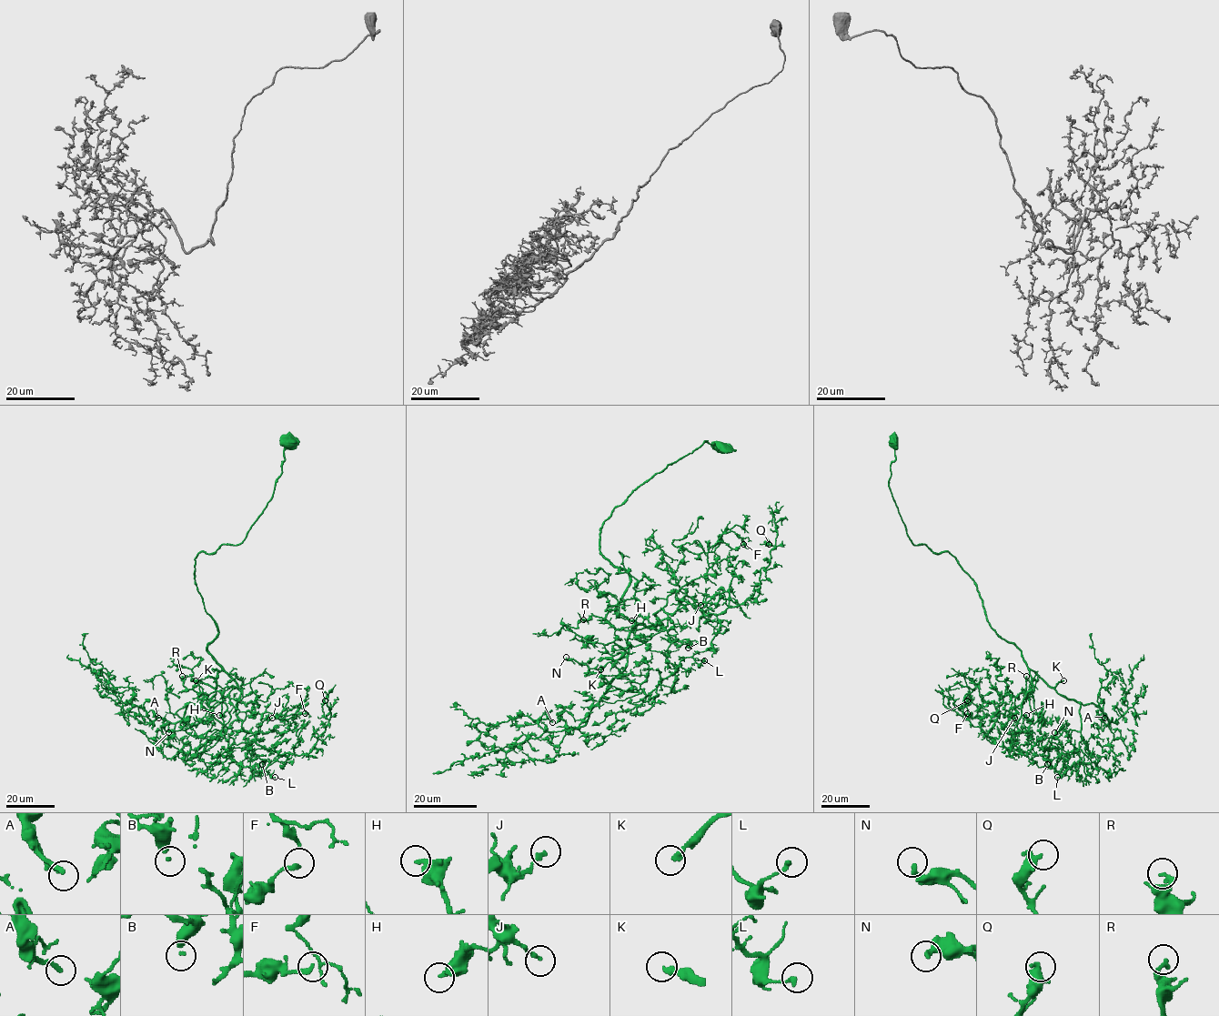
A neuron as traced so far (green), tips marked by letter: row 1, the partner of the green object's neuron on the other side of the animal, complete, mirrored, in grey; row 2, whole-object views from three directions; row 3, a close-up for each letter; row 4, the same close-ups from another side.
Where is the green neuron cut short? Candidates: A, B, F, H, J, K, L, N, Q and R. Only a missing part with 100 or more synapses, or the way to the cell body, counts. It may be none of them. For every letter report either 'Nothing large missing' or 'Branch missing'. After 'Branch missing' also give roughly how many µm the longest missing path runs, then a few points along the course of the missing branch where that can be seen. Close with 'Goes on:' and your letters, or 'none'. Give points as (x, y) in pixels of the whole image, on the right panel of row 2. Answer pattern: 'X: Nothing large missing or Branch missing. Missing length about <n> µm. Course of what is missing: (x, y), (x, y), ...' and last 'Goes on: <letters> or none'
A: Nothing large missing
B: Nothing large missing
F: Nothing large missing
H: Nothing large missing
J: Nothing large missing
K: Branch missing. Missing length about 80 µm. Course of what is missing: (1063, 680), (1069, 677), (1076, 690), (1067, 676), (1071, 648), (1062, 646), (1054, 634), (1056, 620), (1062, 625)
L: Nothing large missing
N: Nothing large missing
Q: Nothing large missing
R: Nothing large missing
Goes on: K

